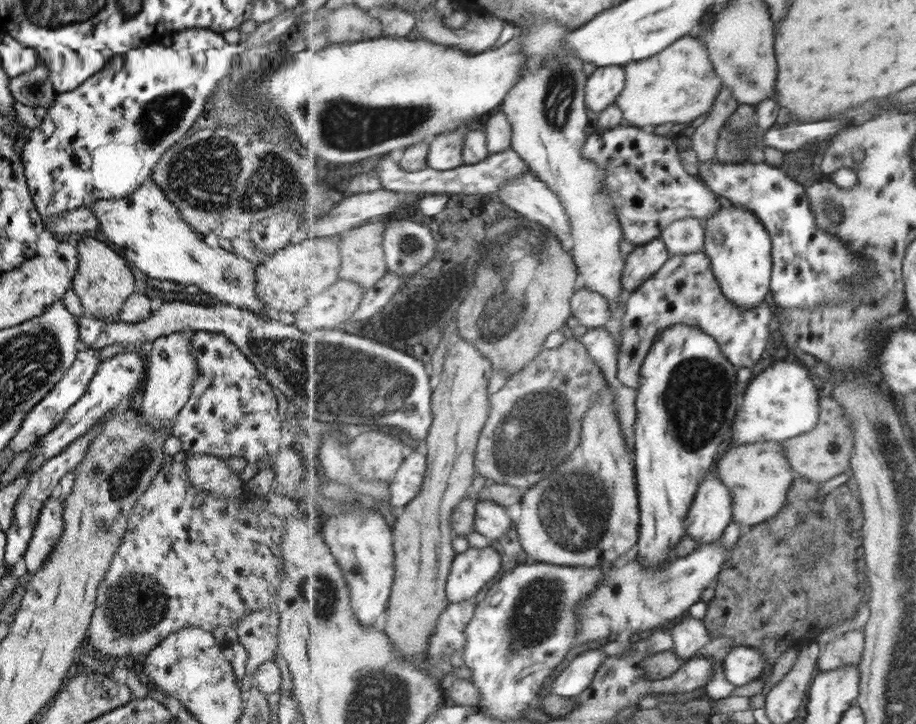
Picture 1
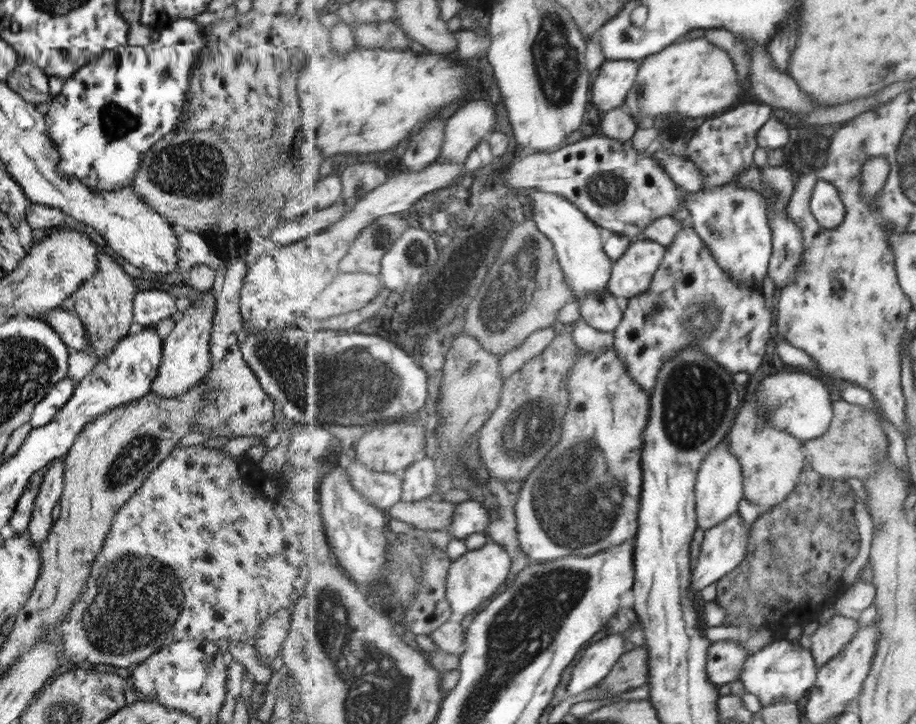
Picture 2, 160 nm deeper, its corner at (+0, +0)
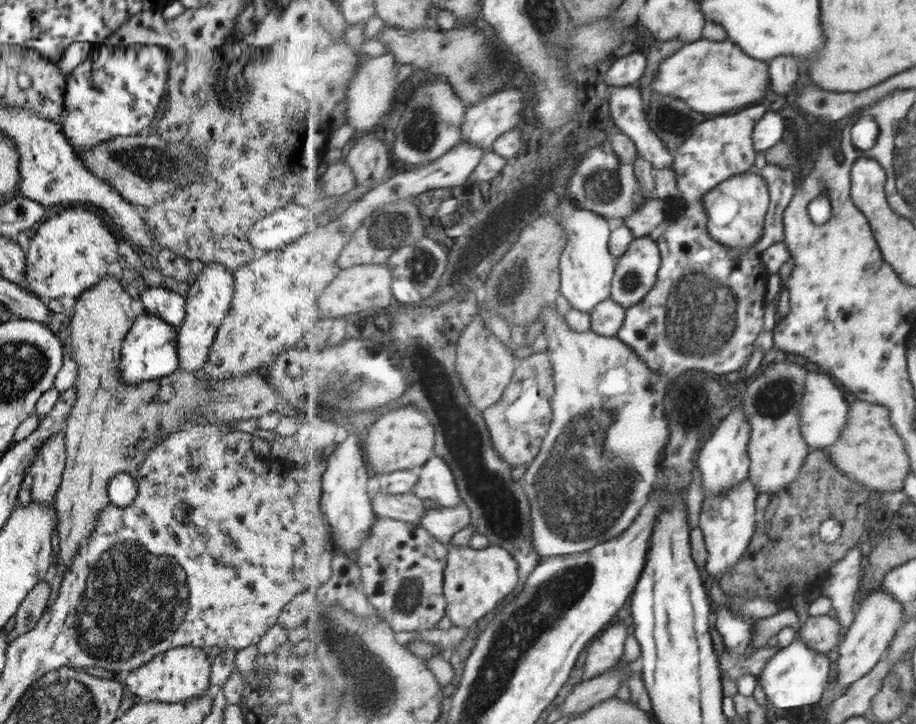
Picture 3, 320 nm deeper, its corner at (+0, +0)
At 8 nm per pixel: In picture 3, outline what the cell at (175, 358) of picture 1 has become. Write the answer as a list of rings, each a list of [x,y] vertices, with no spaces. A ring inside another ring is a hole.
[[[207,263],[189,285],[188,292],[184,296],[185,314],[182,323],[176,328],[177,371],[195,374],[204,365],[209,345],[214,341],[217,327],[225,318],[231,302],[235,279],[232,271],[219,263]]]

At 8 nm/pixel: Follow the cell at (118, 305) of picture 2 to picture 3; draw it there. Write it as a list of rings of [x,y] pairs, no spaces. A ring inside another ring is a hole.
[[[106,275],[96,285],[83,291],[75,298],[73,315],[70,317],[70,332],[68,344],[72,348],[72,359],[78,368],[75,377],[75,402],[67,416],[67,424],[63,432],[65,449],[65,466],[60,485],[54,496],[53,508],[56,510],[56,536],[59,539],[57,561],[65,568],[70,567],[78,546],[89,538],[98,512],[110,504],[107,496],[107,484],[115,474],[130,474],[133,476],[141,462],[145,460],[147,451],[159,440],[169,434],[179,432],[187,422],[195,422],[205,426],[207,422],[228,424],[238,419],[257,419],[278,409],[279,391],[261,374],[234,376],[222,378],[215,382],[204,382],[194,373],[173,371],[166,377],[137,385],[125,384],[118,375],[120,346],[127,330],[134,321],[135,314],[131,311],[131,300],[124,293],[118,279]]]

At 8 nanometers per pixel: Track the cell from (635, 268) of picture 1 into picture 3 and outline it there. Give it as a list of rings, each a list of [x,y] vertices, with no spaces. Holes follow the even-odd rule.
[[[650,237],[635,239],[629,250],[618,259],[610,298],[626,309],[639,304],[654,289],[661,268],[662,251],[659,248],[658,241],[652,240]]]

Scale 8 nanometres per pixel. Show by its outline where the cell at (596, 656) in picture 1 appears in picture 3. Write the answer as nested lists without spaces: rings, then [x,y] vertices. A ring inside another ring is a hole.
[[[625,623],[610,624],[588,648],[582,681],[588,681],[609,671],[624,656],[628,639]]]

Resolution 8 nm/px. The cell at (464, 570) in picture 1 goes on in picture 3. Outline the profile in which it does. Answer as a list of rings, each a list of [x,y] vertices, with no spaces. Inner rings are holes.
[[[448,543],[450,548],[449,562],[446,566],[444,593],[446,594],[446,615],[453,621],[454,626],[475,626],[487,614],[497,610],[509,594],[519,584],[519,564],[511,552],[505,547],[490,545],[476,550],[465,545],[461,548]]]

